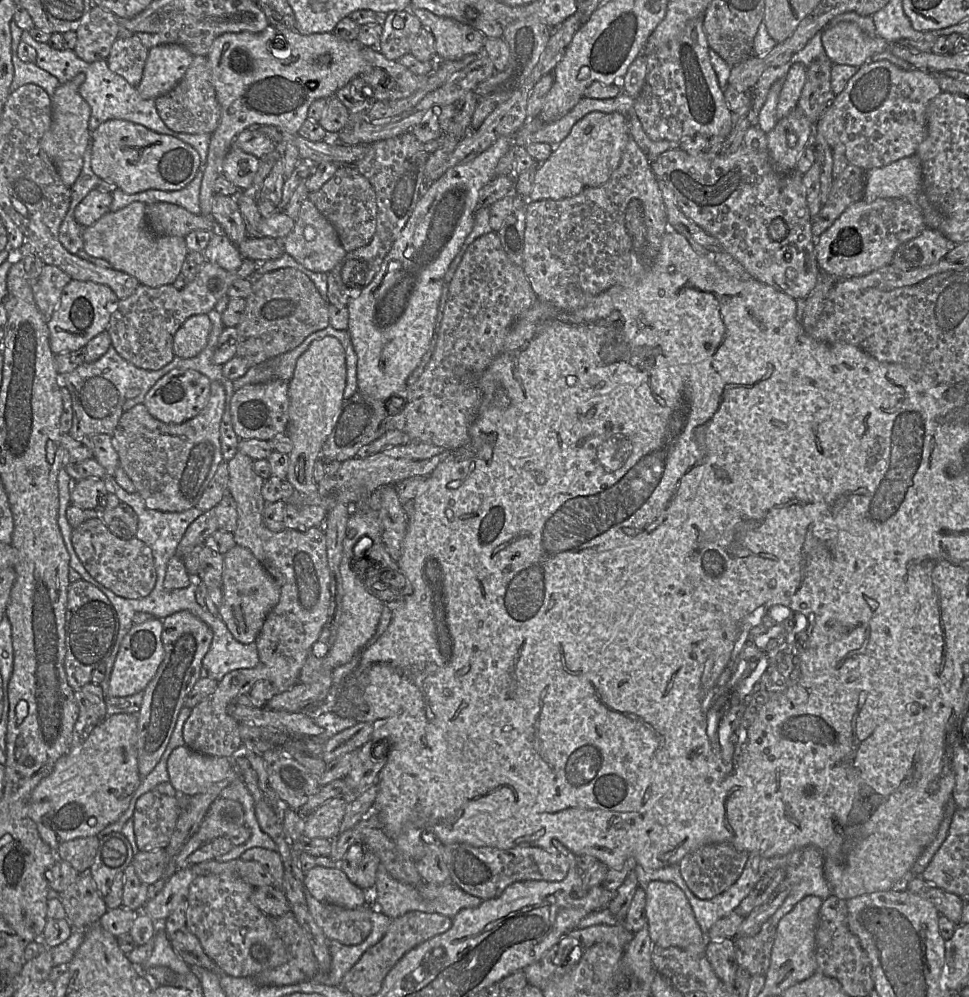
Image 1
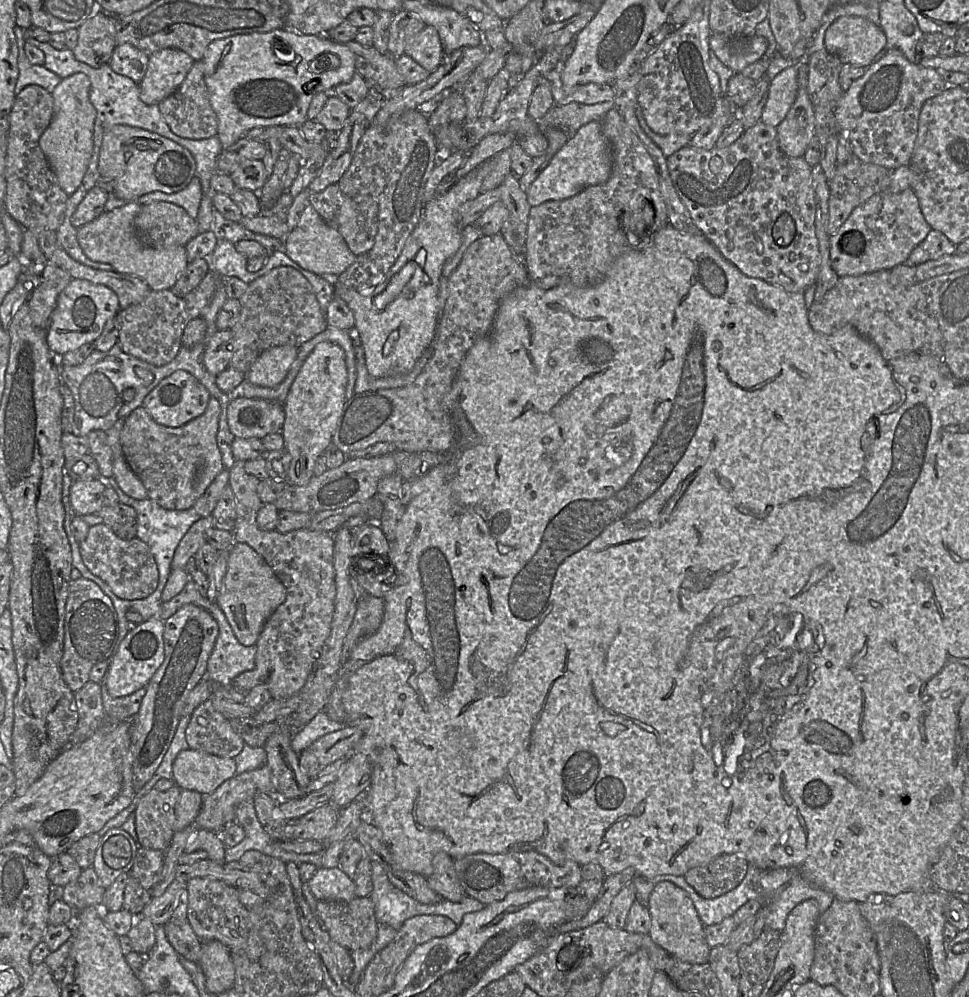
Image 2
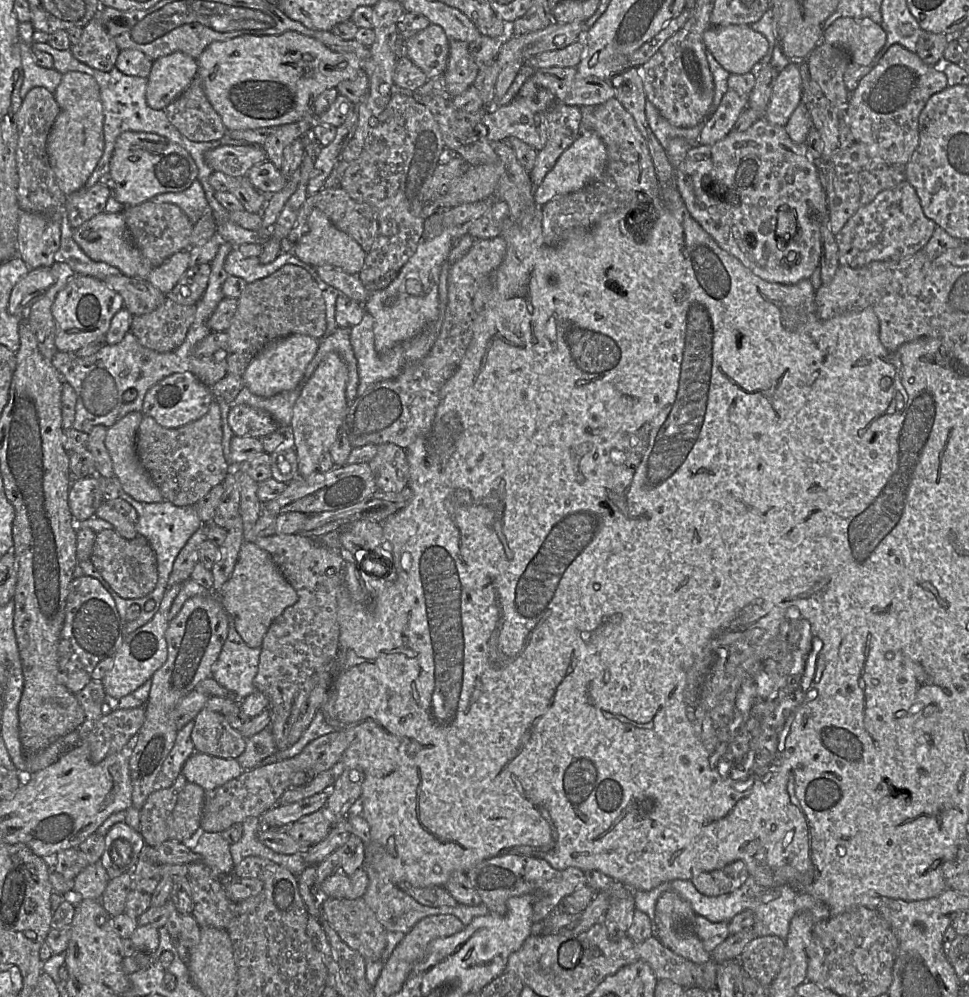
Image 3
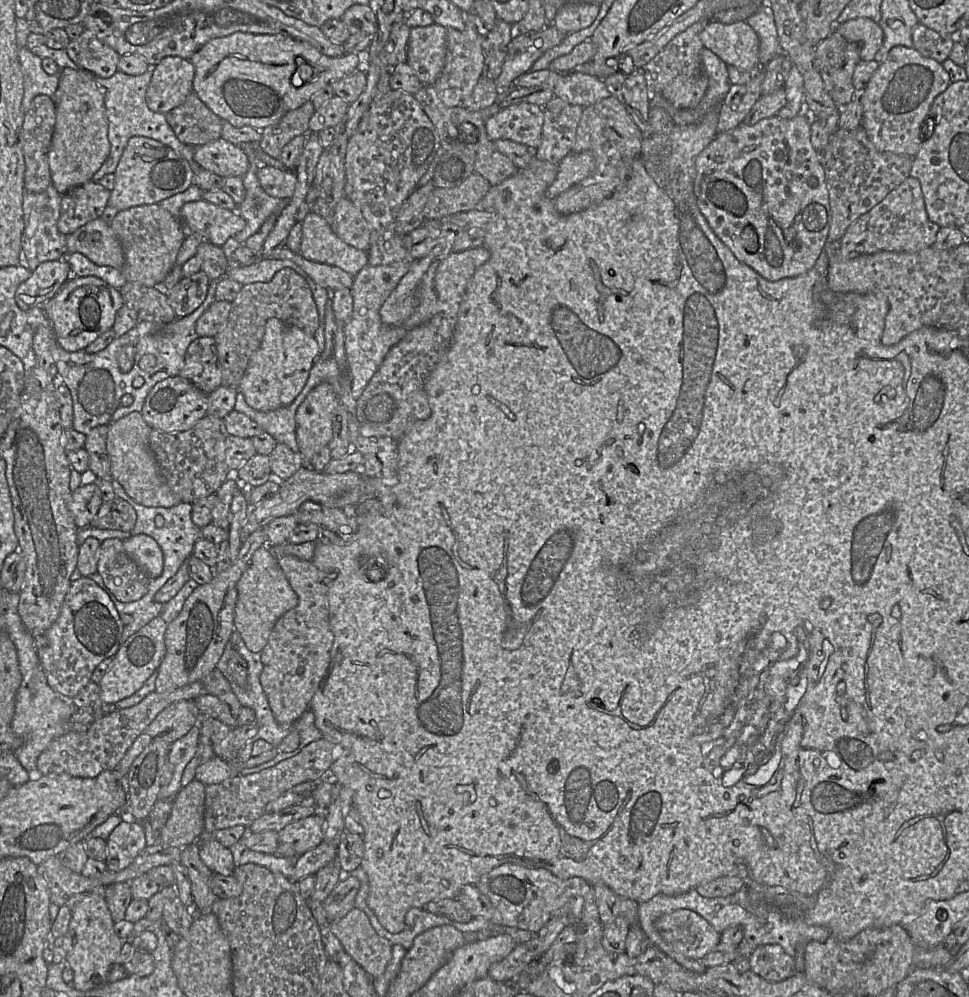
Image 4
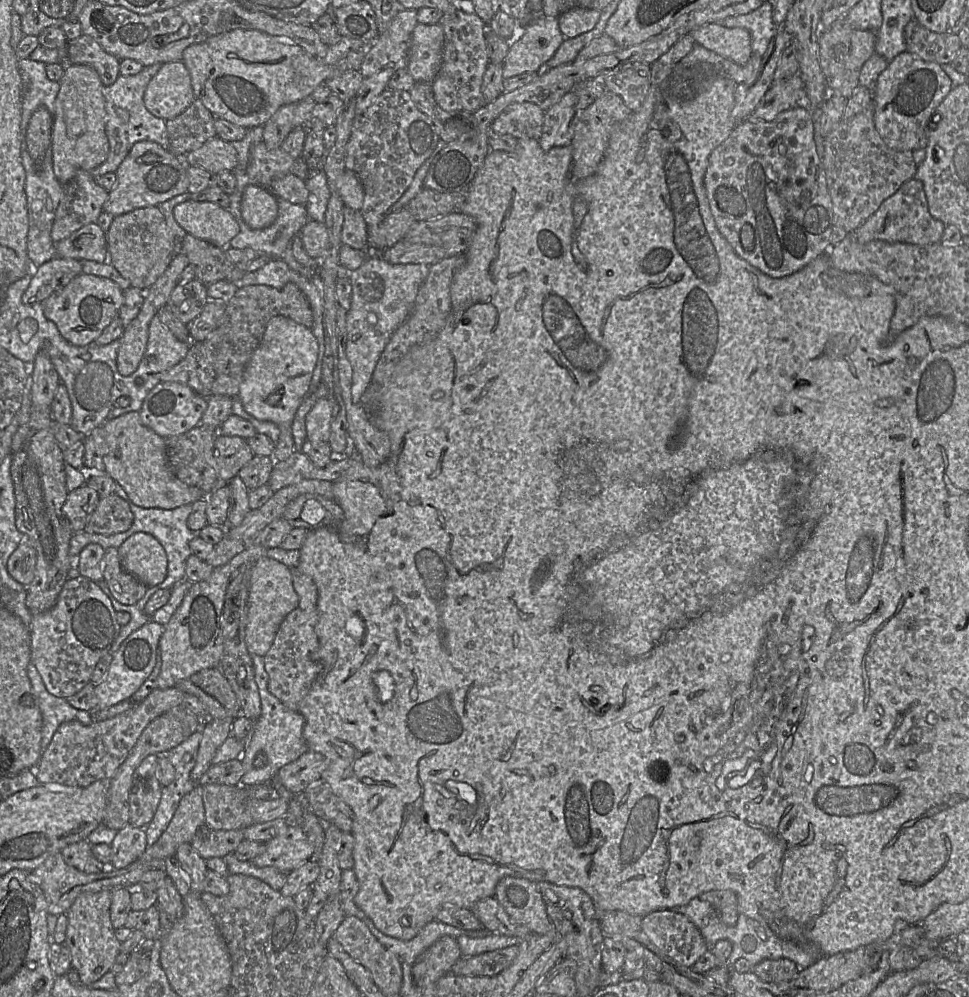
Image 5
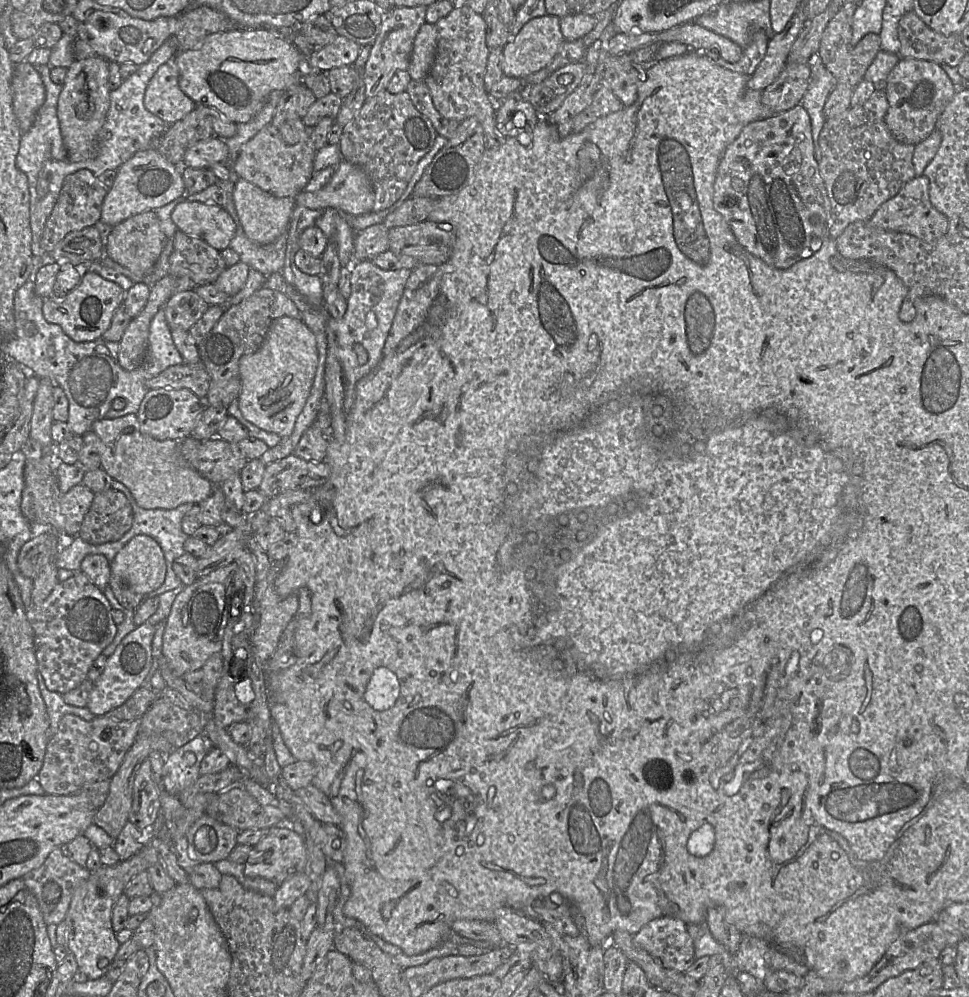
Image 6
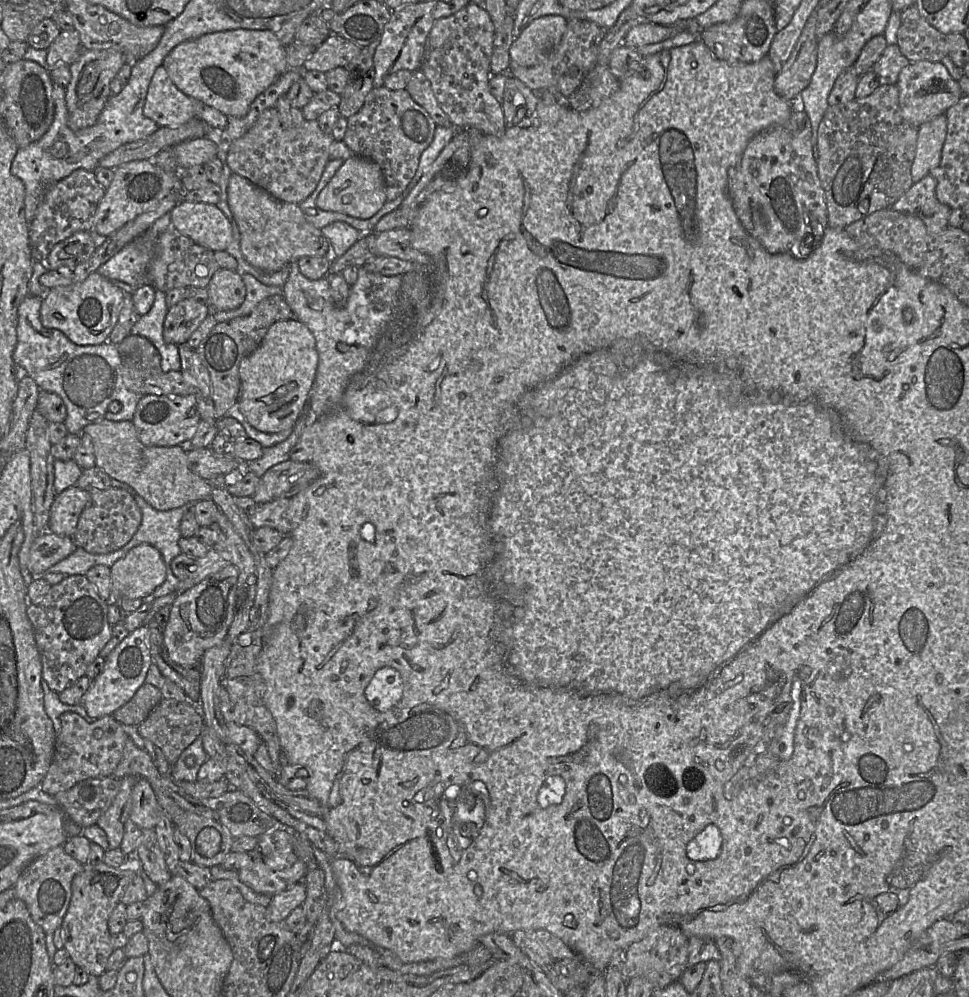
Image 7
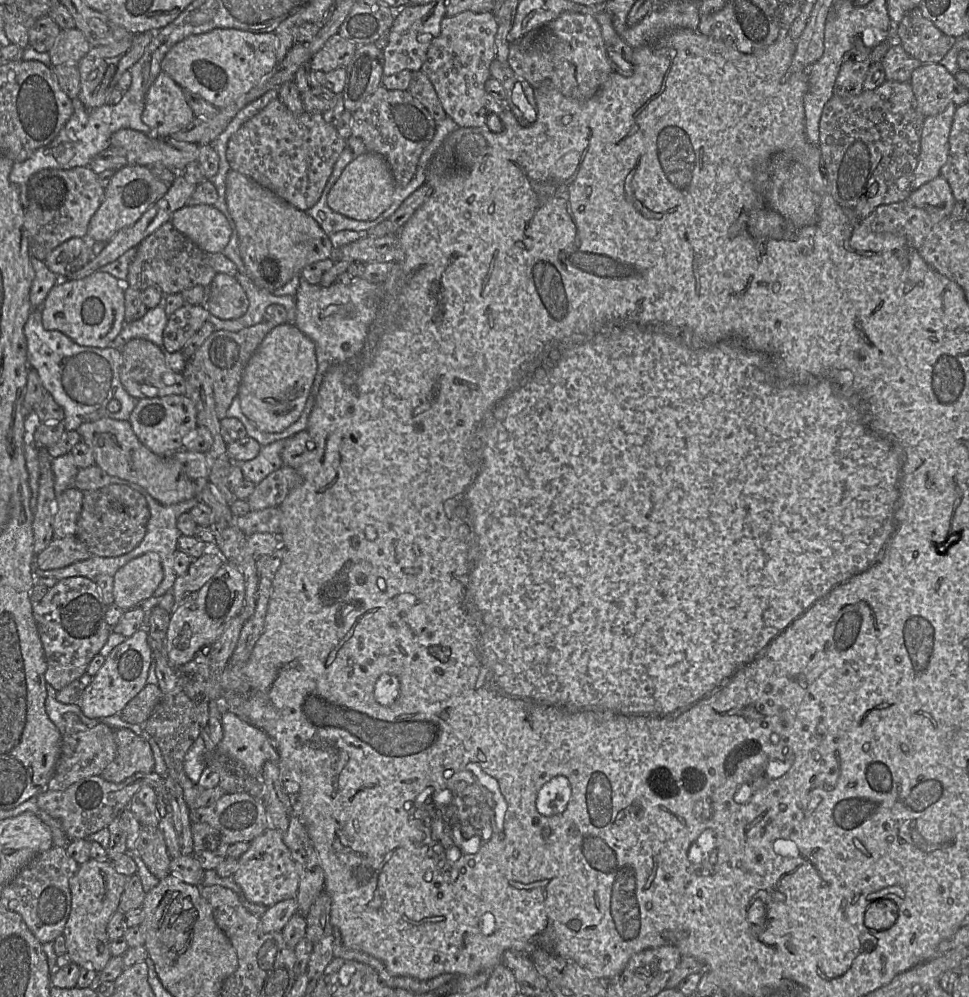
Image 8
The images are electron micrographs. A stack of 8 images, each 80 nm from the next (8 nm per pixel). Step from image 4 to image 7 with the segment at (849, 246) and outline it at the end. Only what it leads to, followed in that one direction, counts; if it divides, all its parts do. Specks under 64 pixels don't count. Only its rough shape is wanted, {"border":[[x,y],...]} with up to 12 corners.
{"border":[[935,178],[913,183],[890,208],[918,216],[930,233],[952,209],[936,198]]}

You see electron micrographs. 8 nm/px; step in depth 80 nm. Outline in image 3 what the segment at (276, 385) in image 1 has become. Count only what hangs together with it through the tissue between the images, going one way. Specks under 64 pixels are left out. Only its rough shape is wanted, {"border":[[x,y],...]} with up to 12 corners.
{"border":[[230,407],[234,435],[259,438],[279,429],[268,412]]}

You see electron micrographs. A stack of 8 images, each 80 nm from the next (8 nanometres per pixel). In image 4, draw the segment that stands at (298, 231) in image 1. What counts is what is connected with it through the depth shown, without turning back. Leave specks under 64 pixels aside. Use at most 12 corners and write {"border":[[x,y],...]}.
{"border":[[314,211],[302,222],[299,254],[352,276],[368,252],[341,240]]}

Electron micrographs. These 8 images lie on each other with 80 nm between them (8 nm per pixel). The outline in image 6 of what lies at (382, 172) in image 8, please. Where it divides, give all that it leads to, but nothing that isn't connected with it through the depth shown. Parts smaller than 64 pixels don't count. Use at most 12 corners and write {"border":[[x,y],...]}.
{"border":[[343,160],[323,188],[293,200],[358,216],[375,195],[364,170]]}

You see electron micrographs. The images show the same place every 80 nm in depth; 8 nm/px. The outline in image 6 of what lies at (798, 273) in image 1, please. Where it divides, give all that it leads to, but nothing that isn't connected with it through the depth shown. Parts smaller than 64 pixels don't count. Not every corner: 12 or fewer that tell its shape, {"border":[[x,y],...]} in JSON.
{"border":[[800,104],[726,148],[713,205],[788,269],[829,238],[831,203]]}

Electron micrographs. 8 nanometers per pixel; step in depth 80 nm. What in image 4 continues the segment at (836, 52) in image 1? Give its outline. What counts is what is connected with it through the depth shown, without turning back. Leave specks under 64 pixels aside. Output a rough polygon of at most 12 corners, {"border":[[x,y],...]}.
{"border":[[870,18],[848,20],[834,31],[859,45],[862,61],[875,60],[884,41]]}

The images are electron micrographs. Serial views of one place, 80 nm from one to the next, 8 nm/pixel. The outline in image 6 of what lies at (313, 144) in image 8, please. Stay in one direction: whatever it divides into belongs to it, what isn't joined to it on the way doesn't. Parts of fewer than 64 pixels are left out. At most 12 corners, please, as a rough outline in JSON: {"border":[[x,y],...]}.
{"border":[[269,123],[231,169],[277,197],[294,198],[314,174],[309,136],[289,145]]}

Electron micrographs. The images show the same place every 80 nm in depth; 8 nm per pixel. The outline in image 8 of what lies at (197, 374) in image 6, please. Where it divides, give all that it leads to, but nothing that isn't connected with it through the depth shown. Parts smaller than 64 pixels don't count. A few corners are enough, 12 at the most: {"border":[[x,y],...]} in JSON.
{"border":[[149,340],[121,346],[120,381],[137,400],[186,395]]}

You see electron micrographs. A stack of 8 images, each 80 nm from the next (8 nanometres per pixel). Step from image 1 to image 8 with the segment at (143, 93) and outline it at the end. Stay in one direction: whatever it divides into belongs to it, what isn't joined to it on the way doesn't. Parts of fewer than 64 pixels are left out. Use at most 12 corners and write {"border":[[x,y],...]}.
{"border":[[161,71],[142,121],[168,138],[194,118],[183,89]]}

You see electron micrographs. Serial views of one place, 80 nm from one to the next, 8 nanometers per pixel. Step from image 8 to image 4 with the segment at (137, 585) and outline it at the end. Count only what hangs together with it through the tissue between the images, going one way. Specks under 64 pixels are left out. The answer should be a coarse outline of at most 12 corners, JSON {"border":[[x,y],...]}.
{"border":[[146,534],[123,541],[127,555],[150,578],[163,571],[163,553]]}

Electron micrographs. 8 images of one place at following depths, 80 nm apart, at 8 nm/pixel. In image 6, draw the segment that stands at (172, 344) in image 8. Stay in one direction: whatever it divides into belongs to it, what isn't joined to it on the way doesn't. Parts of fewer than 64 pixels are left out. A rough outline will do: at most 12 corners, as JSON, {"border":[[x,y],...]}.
{"border":[[193,289],[165,303],[170,329],[189,329],[210,305]]}

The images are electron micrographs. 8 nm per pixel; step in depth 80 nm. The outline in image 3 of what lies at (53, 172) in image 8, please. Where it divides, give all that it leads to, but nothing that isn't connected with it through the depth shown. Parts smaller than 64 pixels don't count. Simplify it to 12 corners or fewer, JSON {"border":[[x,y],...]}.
{"border":[[97,182],[66,195],[72,228],[105,211],[112,190]]}

